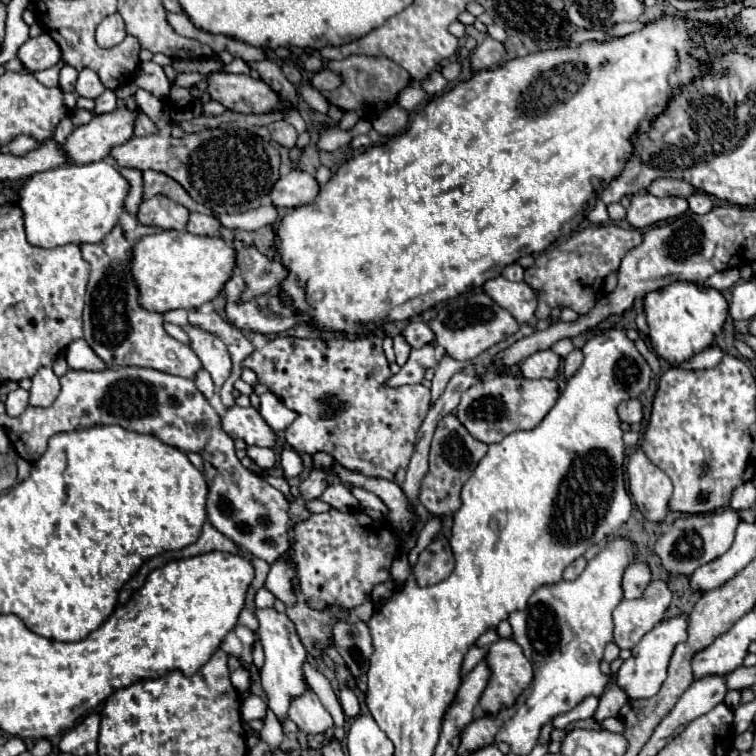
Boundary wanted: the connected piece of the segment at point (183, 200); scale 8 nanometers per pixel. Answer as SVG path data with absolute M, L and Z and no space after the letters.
M144 171L144 199L150 199L154 195L166 195L172 201L184 205L188 211L198 211L198 213L210 213L204 205L198 205L180 183L176 183L172 177L160 173L160 171Z

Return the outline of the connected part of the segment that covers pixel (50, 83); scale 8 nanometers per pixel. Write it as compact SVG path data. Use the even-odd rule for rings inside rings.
M60 61L56 67L50 67L48 71L36 71L36 79L42 83L42 85L46 85L46 87L56 87L58 85L58 73L60 73L60 67L64 67L66 63L64 61Z

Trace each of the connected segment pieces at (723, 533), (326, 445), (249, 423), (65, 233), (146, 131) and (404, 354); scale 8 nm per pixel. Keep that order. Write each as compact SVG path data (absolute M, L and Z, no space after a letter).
M730 507L718 509L714 513L706 513L706 515L680 517L668 525L664 535L656 541L654 553L660 557L660 563L668 571L670 577L680 577L680 575L686 577L694 573L696 567L710 563L712 559L718 559L730 549L738 523L740 523L740 517Z
M376 335L362 339L298 339L298 337L274 337L262 349L256 349L242 363L252 369L262 385L266 385L290 411L296 411L298 417L286 427L286 441L296 453L314 455L316 451L326 451L338 463L352 471L360 471L370 477L392 479L402 485L416 433L424 415L430 409L430 389L424 385L386 385L392 377L382 339Z
M230 407L222 417L222 429L232 439L242 439L246 445L272 447L276 441L274 431L268 427L268 423L260 417L260 413L254 407Z
M96 161L96 163L86 163L86 165L70 163L58 169L36 173L20 189L20 197L18 197L18 205L24 211L28 241L36 247L58 247L58 245L68 245L68 243L76 243L76 245L100 243L118 223L124 211L124 199L128 191L130 191L130 183L120 175L116 167L112 167L106 161Z
M138 113L138 119L136 119L136 129L134 133L136 135L150 135L150 133L156 133L156 125L150 121L150 117L146 117L144 113Z
M396 335L396 337L394 337L394 353L396 353L396 363L398 363L398 365L404 365L404 363L406 363L410 349L412 349L412 347L410 347L408 341L404 339L404 335Z

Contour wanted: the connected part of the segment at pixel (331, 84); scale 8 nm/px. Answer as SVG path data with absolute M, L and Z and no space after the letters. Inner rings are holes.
M320 69L320 71L312 77L312 85L314 85L318 91L336 89L336 87L340 87L340 83L342 83L340 73L330 71L330 69Z

